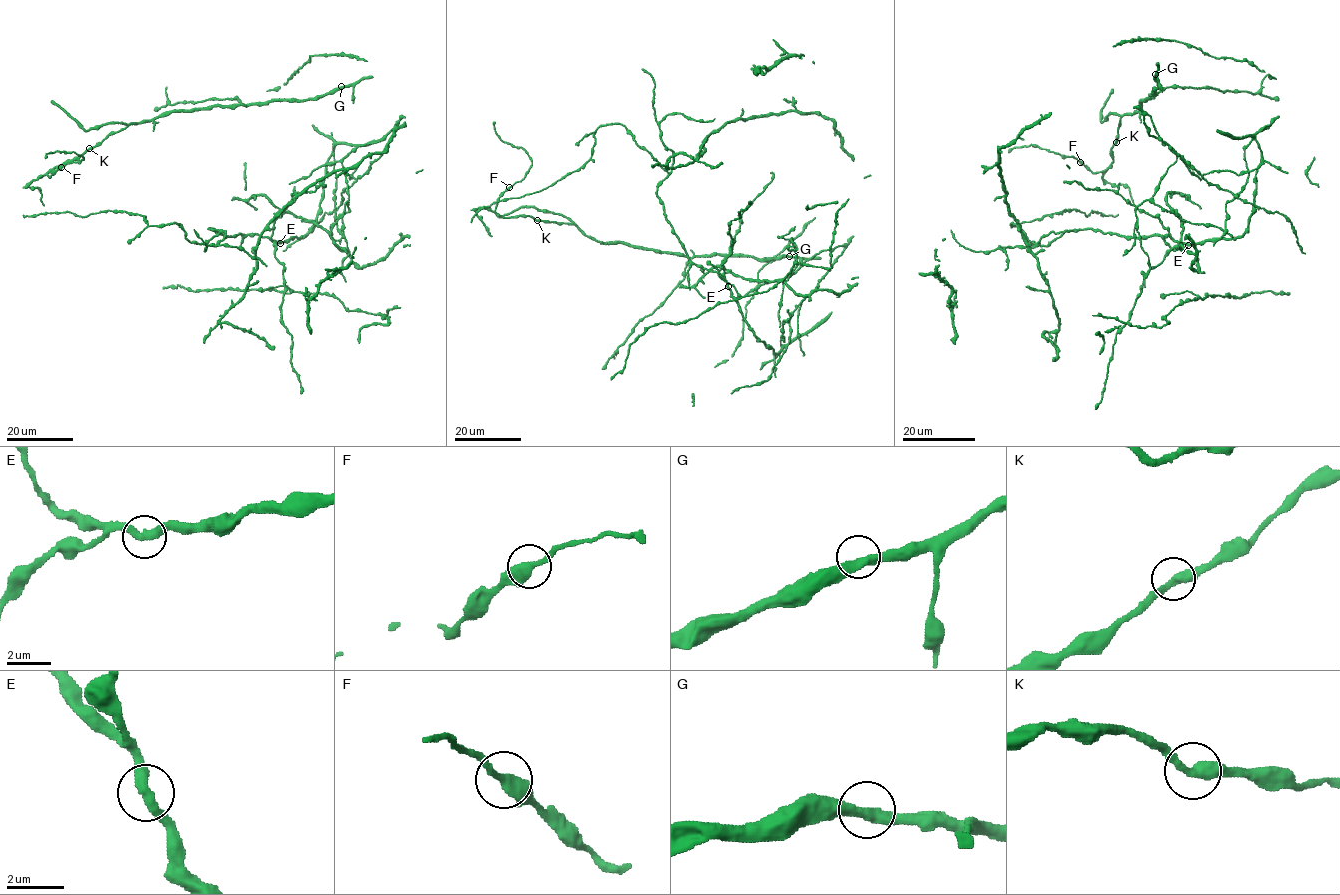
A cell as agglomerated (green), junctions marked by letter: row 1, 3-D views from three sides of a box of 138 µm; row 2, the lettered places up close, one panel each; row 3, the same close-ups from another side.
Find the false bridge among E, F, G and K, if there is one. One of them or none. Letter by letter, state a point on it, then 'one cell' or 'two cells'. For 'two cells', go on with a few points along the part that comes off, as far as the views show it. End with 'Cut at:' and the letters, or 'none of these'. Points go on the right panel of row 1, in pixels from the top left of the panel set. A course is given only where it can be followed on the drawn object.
E: at (1188, 245); one cell
F: at (1080, 162); one cell
G: at (1155, 74); one cell
K: at (1116, 142); one cell
Cut at: none of these

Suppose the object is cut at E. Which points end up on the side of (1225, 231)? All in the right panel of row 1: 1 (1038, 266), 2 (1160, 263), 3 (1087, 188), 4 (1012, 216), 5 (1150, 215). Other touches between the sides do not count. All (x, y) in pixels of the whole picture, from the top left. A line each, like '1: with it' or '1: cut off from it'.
1: with it
2: cut off from it
3: cut off from it
4: with it
5: cut off from it

